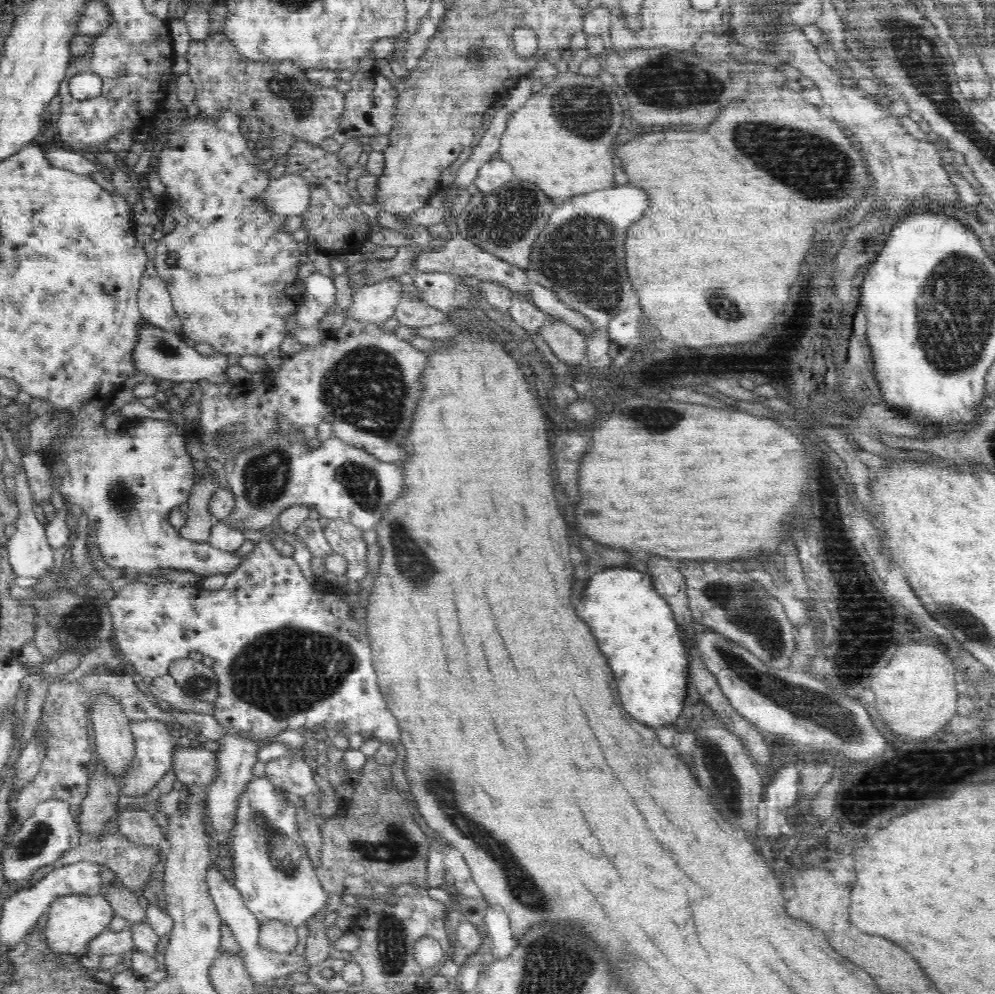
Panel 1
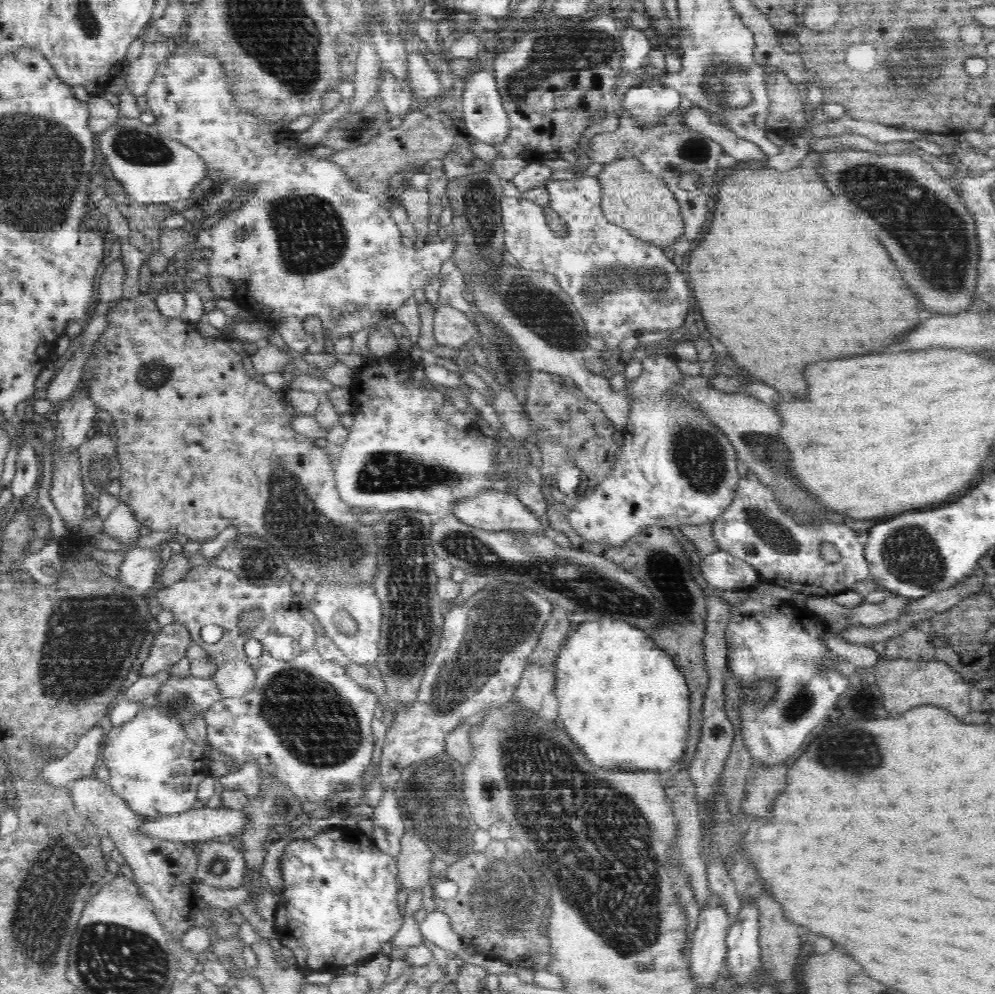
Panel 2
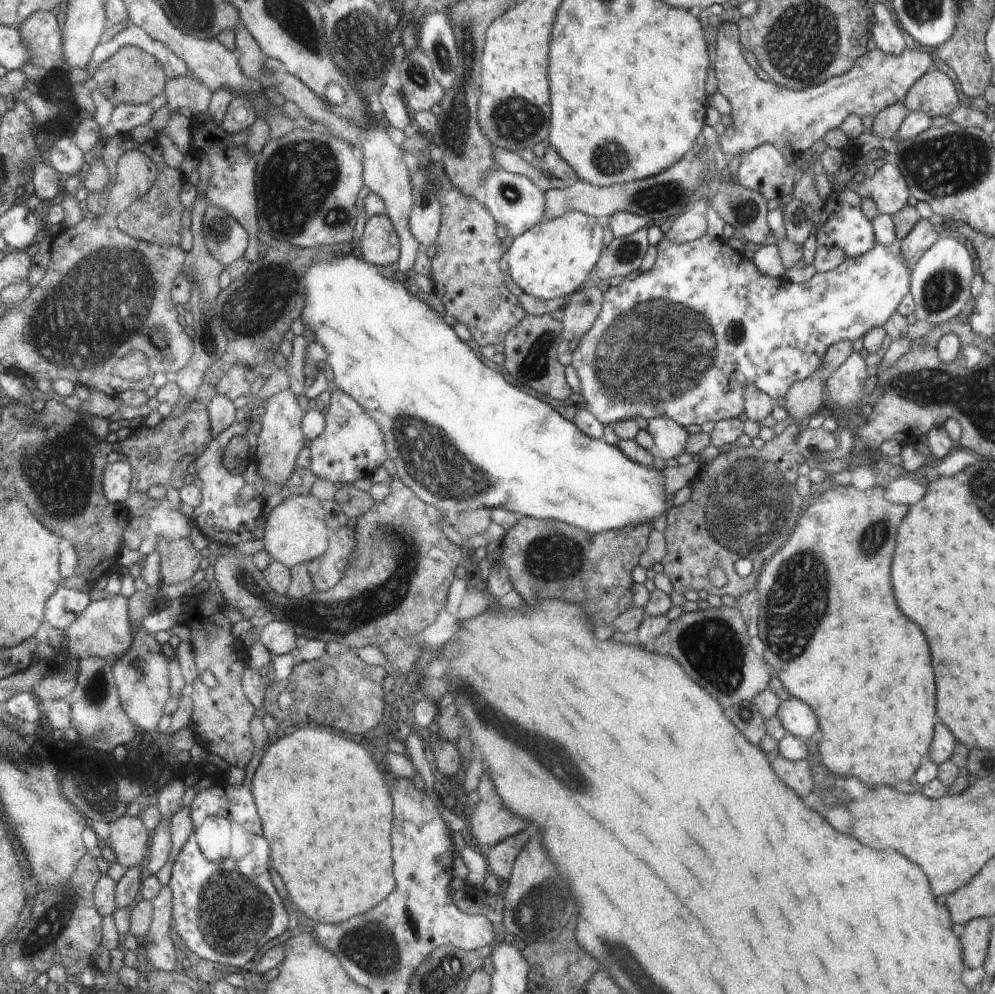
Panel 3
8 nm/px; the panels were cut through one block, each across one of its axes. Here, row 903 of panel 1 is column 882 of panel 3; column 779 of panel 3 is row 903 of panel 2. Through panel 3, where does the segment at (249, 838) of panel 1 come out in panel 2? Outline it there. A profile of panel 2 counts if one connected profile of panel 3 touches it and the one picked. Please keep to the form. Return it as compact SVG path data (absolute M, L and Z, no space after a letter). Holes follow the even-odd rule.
M332 827L325 829L310 839L294 839L283 851L280 859L279 868L283 878L283 891L279 894L279 901L275 910L273 920L273 928L276 937L284 947L288 947L296 959L296 968L298 968L304 976L311 971L332 970L336 966L344 966L348 970L358 966L360 963L366 963L375 955L381 953L382 944L391 940L398 929L402 926L403 919L398 909L397 899L398 887L396 887L396 876L398 874L397 859L395 857L384 854L375 844L371 837L357 830L357 827Z

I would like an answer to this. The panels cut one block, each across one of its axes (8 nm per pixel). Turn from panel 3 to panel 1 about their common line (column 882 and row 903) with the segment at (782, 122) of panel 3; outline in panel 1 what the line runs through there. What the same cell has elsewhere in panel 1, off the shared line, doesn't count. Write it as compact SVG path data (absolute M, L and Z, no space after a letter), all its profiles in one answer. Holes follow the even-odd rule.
M68 895L58 896L50 904L43 921L45 921L45 934L48 945L54 953L58 954L80 954L86 952L86 944L96 938L102 932L108 930L108 924L115 915L112 904L100 895Z

